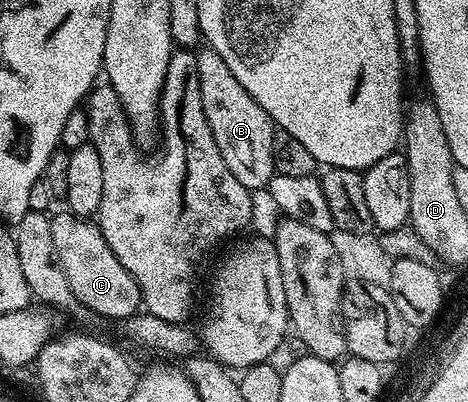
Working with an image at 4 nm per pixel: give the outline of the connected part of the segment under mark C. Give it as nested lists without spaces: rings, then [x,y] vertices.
[[[62,209],[51,218],[51,233],[55,237],[55,253],[67,277],[67,285],[71,285],[71,293],[75,293],[80,303],[87,305],[94,316],[101,318],[102,315],[105,319],[124,321],[138,314],[142,306],[139,285],[119,263],[119,257],[111,253],[111,245],[107,245],[96,222]]]

